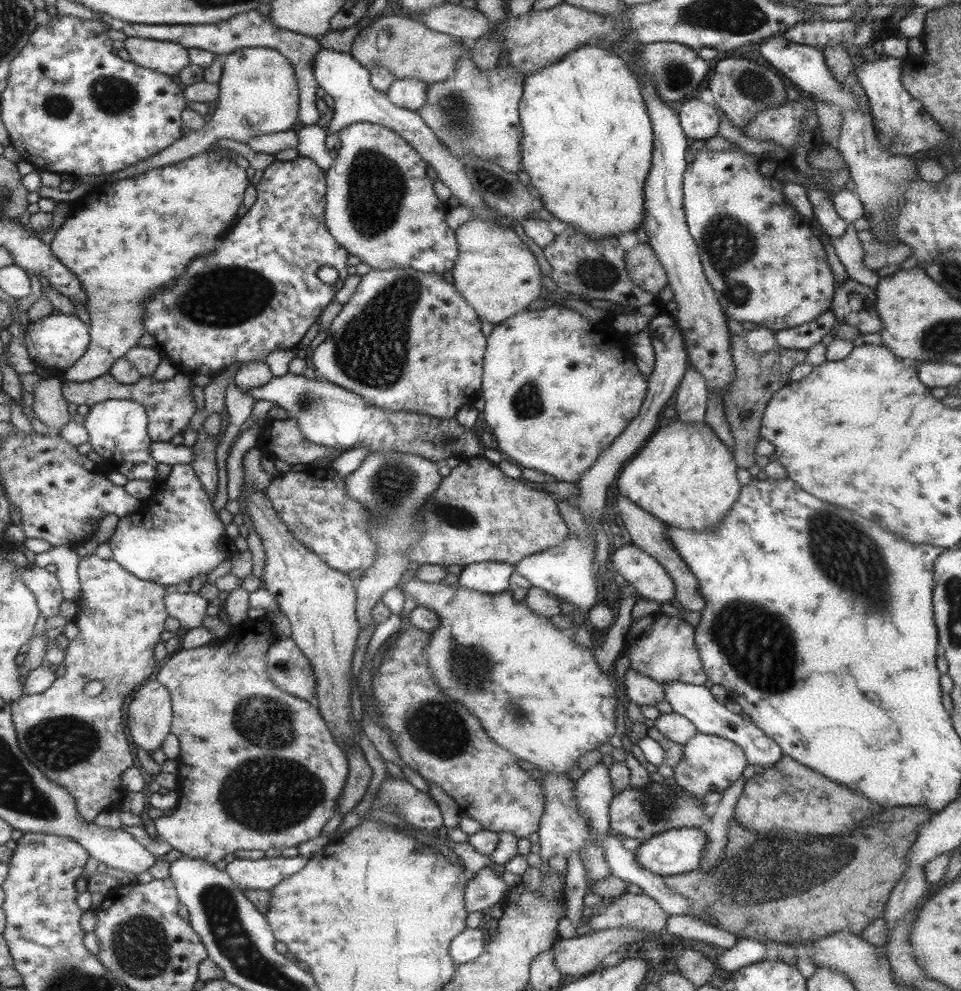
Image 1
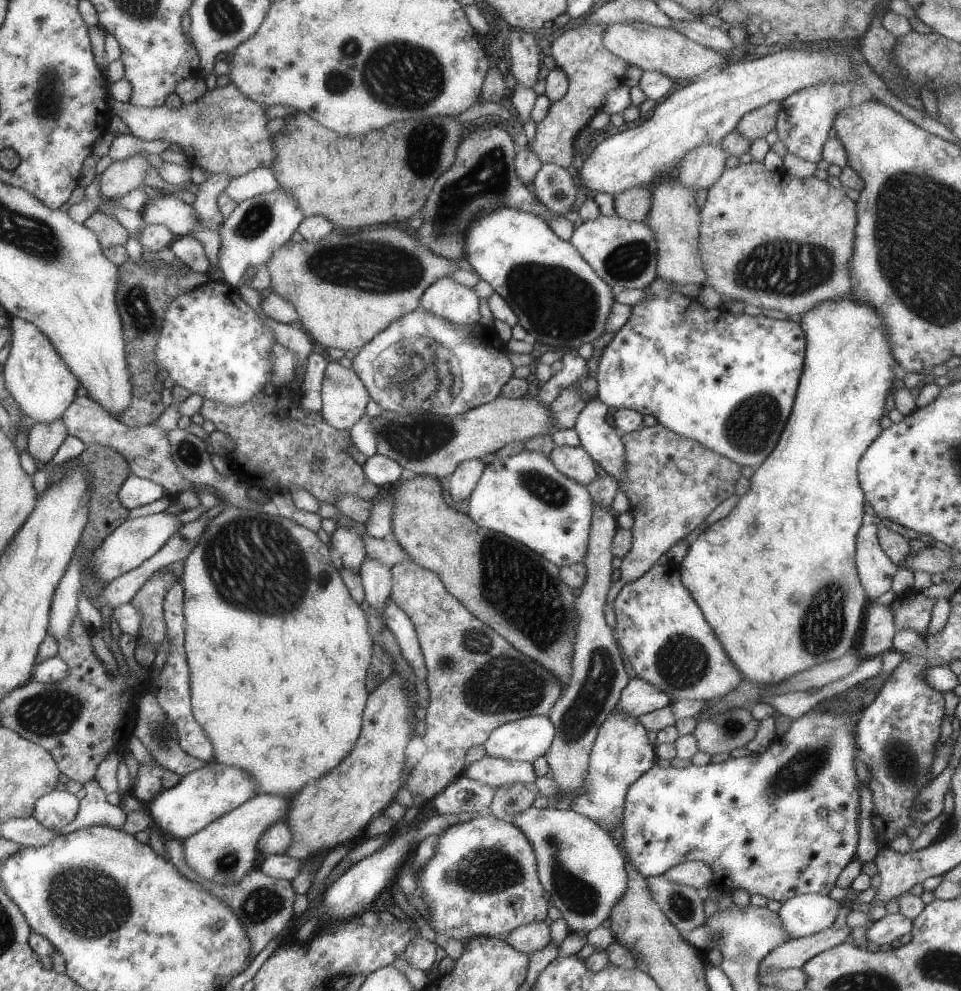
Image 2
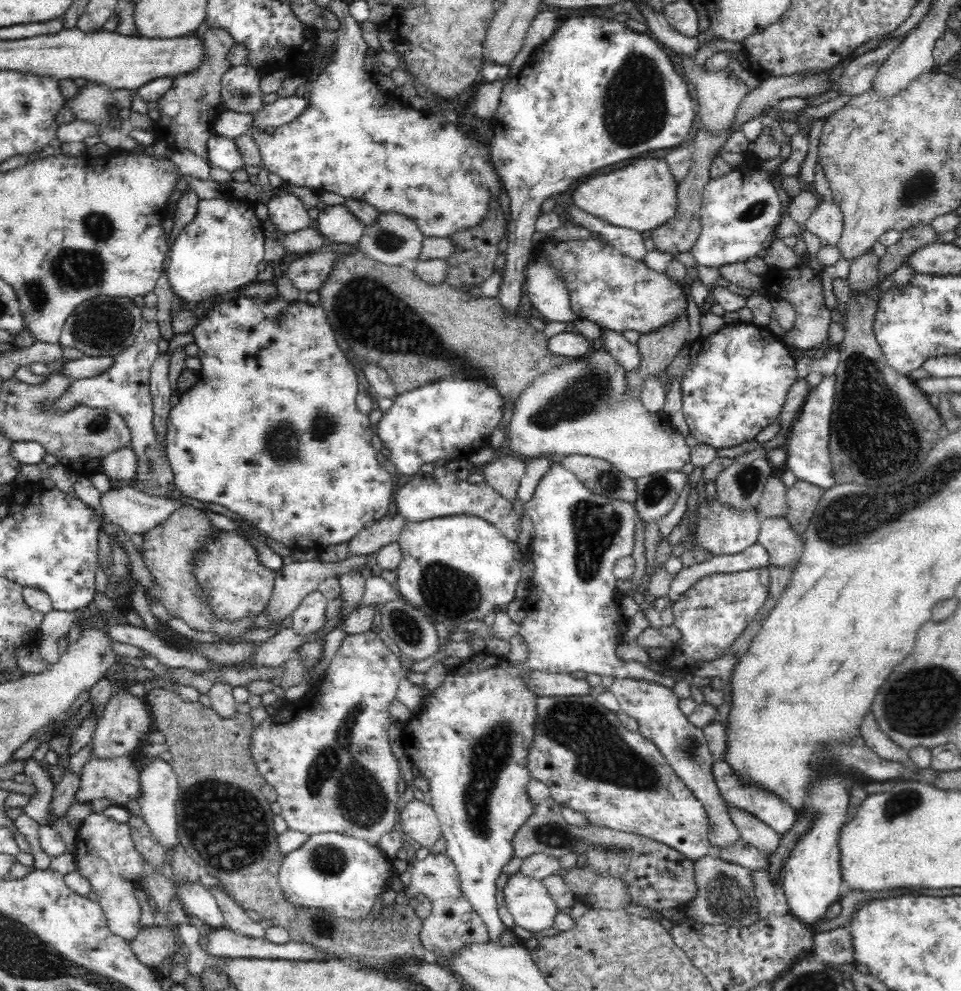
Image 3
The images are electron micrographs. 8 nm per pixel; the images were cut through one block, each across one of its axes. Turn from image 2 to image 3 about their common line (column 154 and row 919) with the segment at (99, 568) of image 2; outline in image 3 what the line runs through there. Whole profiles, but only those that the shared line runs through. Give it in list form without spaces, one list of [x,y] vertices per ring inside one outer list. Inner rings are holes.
[[[516,872],[508,878],[508,882],[504,886],[504,900],[506,900],[510,914],[514,916],[516,926],[522,926],[530,932],[542,932],[544,928],[552,928],[554,918],[558,914],[558,906],[554,904],[554,898],[548,894],[548,890],[542,886],[542,882],[530,878],[530,876],[524,876],[522,872]]]

